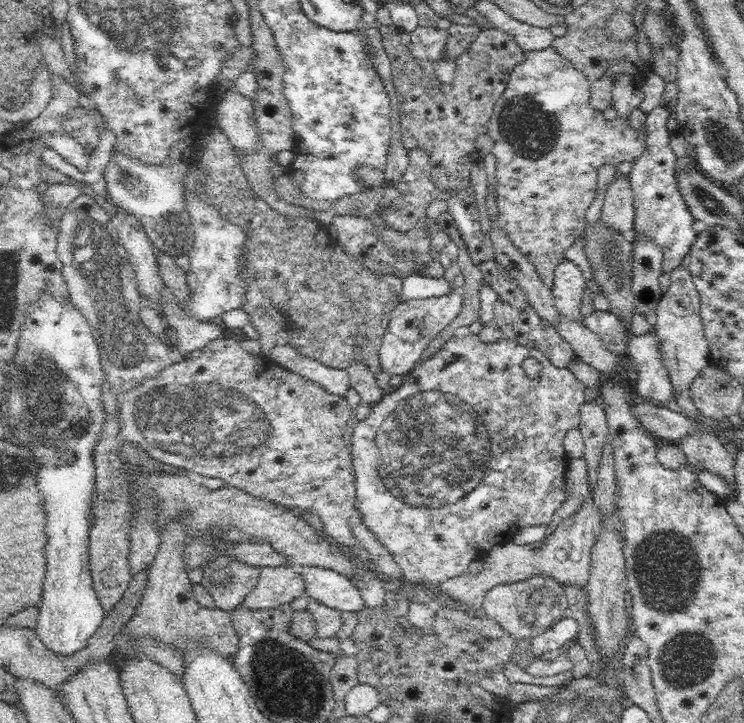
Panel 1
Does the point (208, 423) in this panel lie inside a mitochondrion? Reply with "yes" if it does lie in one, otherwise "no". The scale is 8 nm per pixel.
yes

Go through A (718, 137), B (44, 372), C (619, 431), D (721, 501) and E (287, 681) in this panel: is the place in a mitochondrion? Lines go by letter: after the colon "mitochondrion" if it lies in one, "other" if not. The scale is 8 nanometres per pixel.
A: mitochondrion
B: mitochondrion
C: other
D: other
E: mitochondrion

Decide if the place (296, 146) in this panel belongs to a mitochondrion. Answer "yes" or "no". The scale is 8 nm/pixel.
no

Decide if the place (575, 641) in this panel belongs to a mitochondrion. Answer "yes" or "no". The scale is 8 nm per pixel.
no

